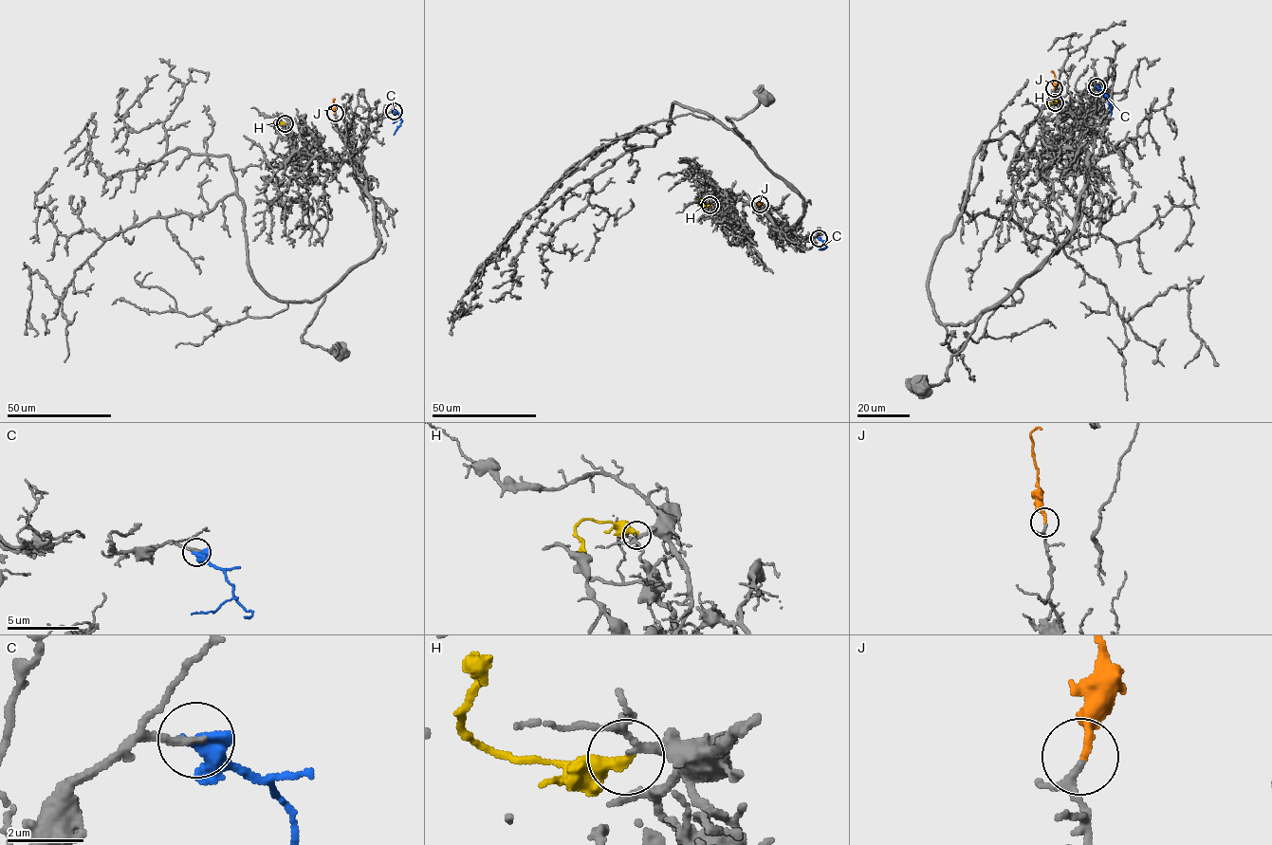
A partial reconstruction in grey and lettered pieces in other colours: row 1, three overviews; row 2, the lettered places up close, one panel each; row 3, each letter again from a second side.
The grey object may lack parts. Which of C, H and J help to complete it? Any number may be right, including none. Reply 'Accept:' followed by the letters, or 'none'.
Accept: C, J

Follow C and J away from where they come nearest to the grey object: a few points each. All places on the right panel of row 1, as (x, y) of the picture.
C: (1096, 86), (1108, 99), (1111, 116)
J: (1054, 88), (1055, 75), (1051, 71)

